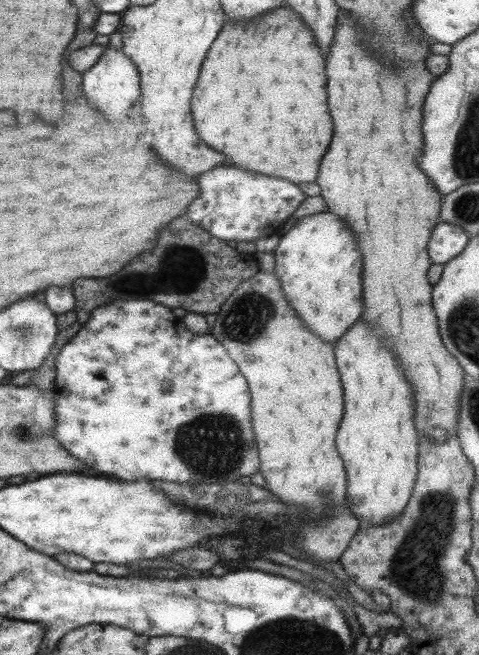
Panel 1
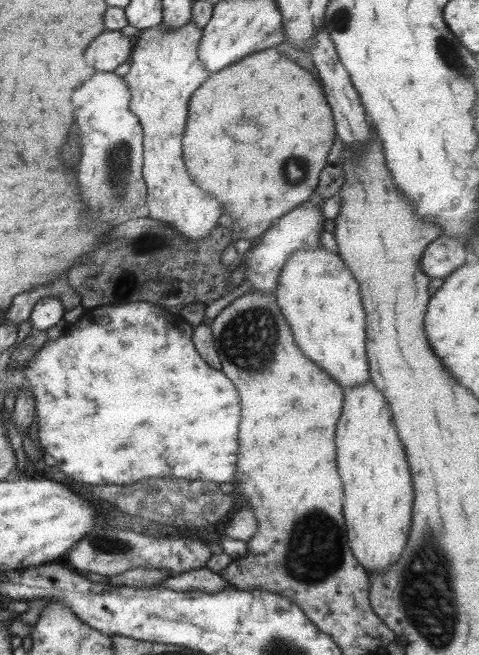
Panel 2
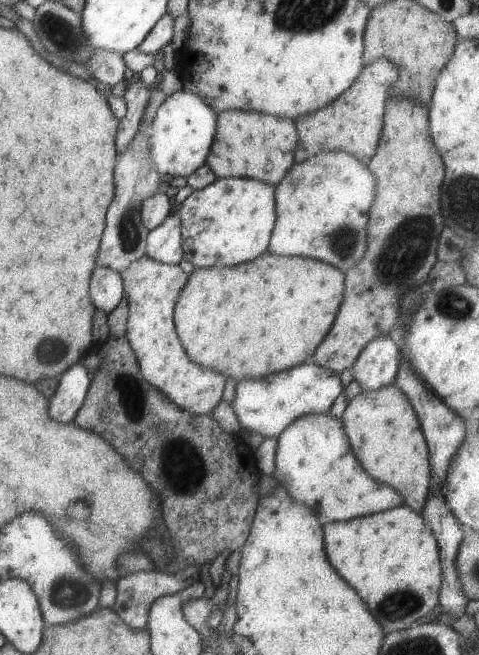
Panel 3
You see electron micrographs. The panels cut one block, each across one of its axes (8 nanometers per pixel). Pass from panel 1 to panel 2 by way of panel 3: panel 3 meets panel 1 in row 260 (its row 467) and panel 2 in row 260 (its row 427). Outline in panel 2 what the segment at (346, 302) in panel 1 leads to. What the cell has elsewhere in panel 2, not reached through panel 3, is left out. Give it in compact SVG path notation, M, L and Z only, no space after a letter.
M321 244L315 249L296 251L289 257L277 276L274 292L277 307L289 322L295 346L301 350L305 358L309 360L313 358L311 362L317 364L327 376L331 376L343 391L365 384L369 380L367 358L365 358L365 313L360 302L358 282L346 268L340 256L324 250Z

